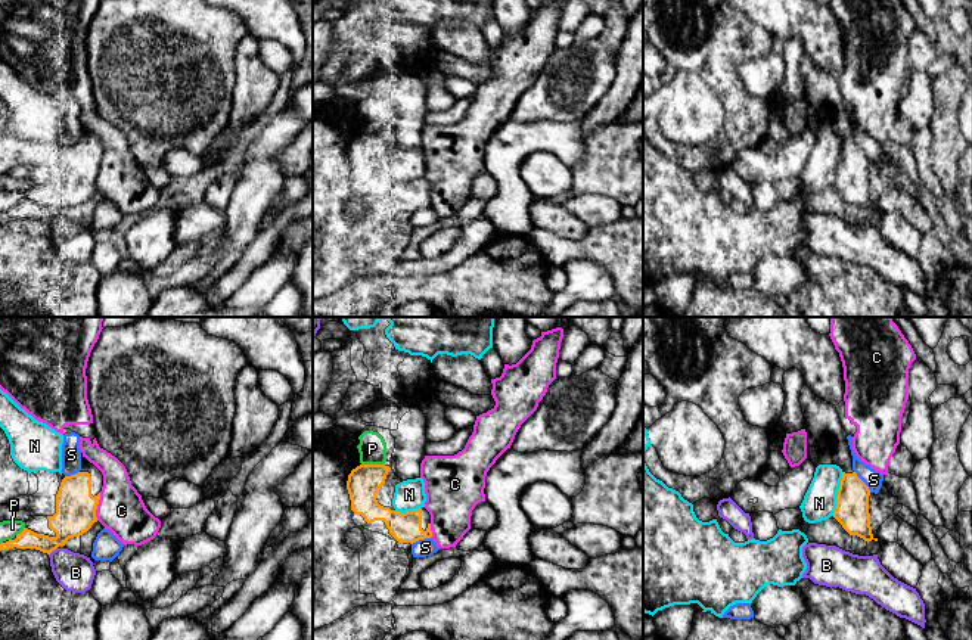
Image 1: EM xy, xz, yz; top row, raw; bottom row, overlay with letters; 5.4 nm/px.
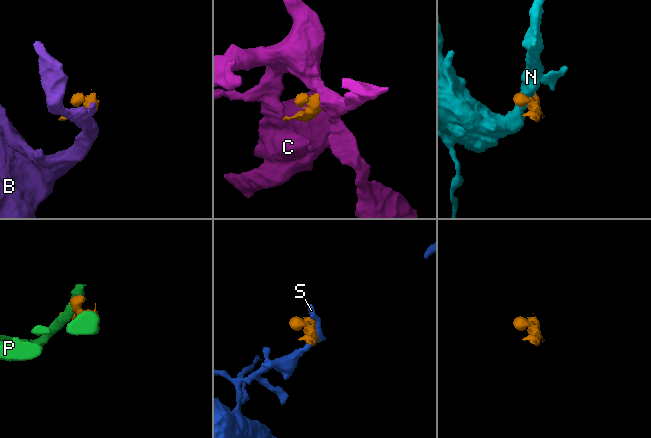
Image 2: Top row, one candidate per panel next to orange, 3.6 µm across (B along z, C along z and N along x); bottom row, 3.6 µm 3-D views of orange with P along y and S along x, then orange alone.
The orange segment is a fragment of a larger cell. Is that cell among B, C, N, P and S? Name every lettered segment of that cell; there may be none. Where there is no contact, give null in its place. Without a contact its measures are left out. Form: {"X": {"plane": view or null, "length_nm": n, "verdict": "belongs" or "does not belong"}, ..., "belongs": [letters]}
{"B": {"plane": "xy", "length_nm": 60, "verdict": "does not belong"}, "C": {"plane": "xy", "length_nm": 150, "verdict": "does not belong"}, "N": {"plane": "yz", "length_nm": 240, "verdict": "does not belong"}, "P": {"plane": "xz", "length_nm": 130, "verdict": "does not belong"}, "S": {"plane": "yz", "length_nm": 150, "verdict": "does not belong"}, "belongs": []}

